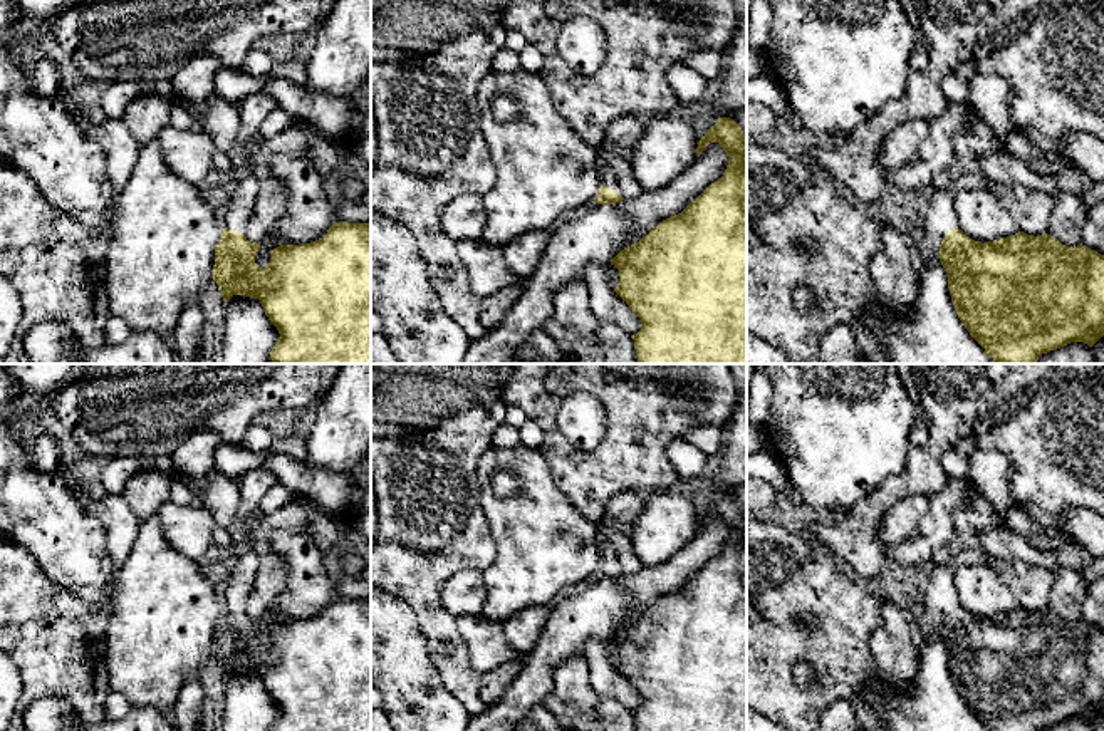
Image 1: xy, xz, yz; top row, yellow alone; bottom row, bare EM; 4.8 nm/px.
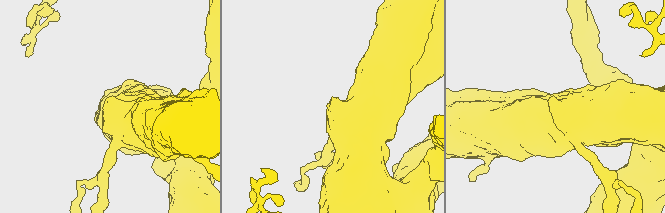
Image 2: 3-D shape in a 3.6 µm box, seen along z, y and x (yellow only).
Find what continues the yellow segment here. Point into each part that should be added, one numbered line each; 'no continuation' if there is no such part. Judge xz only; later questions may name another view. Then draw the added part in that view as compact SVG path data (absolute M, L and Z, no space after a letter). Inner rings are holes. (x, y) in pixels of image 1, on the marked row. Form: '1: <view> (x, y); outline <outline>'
1: xz (608, 175); outline M601 164L599 173L601 173L601 184L621 194L619 179L617 179L616 171L609 164Z

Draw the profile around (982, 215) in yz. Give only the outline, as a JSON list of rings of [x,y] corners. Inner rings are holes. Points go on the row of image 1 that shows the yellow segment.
[[[956,189],[958,228],[975,241],[995,241],[1020,231],[1015,216],[990,189]]]

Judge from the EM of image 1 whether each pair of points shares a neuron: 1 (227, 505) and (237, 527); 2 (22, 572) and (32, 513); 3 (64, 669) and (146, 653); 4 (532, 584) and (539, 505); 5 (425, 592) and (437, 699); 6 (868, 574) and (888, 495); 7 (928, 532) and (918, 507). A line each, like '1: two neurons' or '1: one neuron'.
1: one neuron
2: two neurons
3: two neurons
4: one neuron
5: two neurons
6: one neuron
7: two neurons

